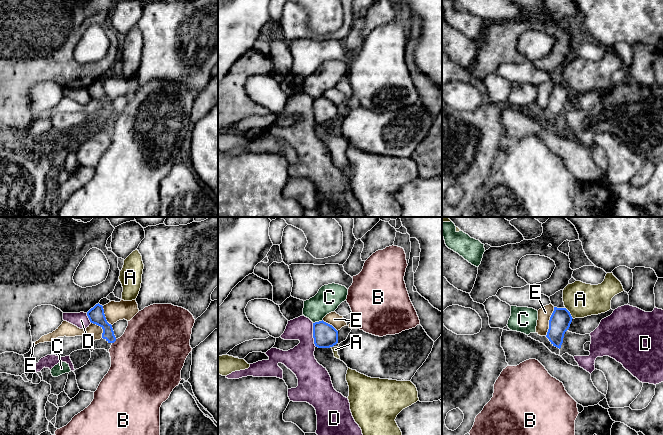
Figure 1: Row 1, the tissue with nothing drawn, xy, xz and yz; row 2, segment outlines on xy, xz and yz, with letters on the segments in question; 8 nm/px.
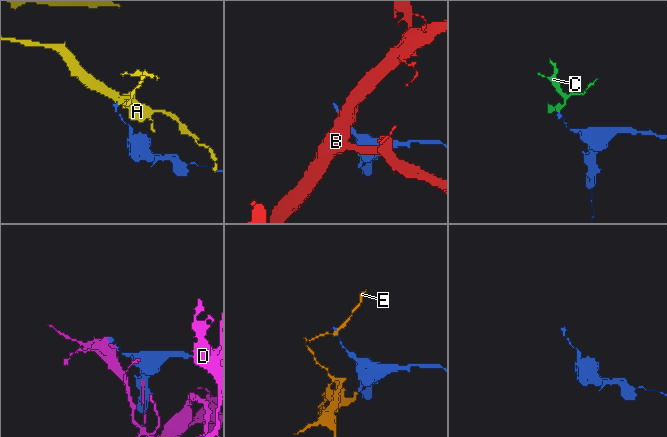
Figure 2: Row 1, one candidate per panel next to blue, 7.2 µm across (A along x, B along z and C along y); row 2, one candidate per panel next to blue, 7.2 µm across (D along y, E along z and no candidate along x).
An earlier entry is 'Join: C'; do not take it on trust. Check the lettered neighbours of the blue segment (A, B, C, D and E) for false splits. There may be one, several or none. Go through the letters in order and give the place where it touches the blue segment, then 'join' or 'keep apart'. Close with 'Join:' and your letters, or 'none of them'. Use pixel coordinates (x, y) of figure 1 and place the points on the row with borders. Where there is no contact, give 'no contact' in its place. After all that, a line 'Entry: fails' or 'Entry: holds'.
A: contact yz (569, 313); keep apart
B: contact xy (114, 341); keep apart
C: contact xz (317, 322); keep apart
D: contact xz (313, 335); keep apart
E: contact yz (549, 321); keep apart
Join: none of them
Entry: fails

